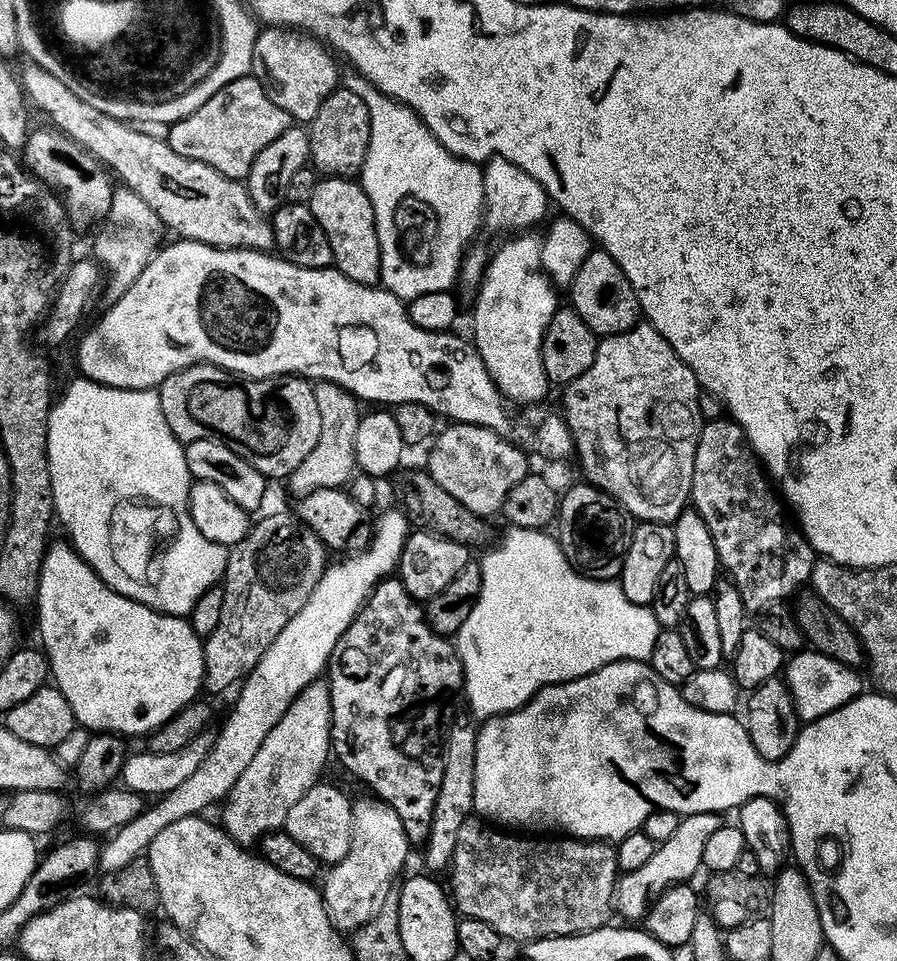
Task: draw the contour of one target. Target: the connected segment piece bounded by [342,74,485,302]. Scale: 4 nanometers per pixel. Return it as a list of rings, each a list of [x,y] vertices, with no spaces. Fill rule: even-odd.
[[[351,75],[345,80],[343,77],[343,87],[354,90],[354,94],[366,102],[366,110],[370,110],[370,146],[358,179],[370,198],[370,206],[374,206],[382,254],[380,284],[405,302],[422,294],[434,294],[434,290],[447,292],[452,283],[457,283],[466,249],[473,243],[476,231],[481,231],[485,219],[481,165],[450,154],[450,150],[430,134],[418,113],[379,92],[366,77]],[[400,192],[424,196],[424,200],[436,204],[436,212],[444,216],[444,224],[440,224],[440,248],[436,248],[436,260],[432,260],[428,268],[412,268],[412,264],[404,264],[400,252],[396,252],[396,240],[392,240],[392,204],[400,200]]]

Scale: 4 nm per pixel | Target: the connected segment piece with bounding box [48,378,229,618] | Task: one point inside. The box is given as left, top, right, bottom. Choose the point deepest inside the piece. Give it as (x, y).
(104, 443)

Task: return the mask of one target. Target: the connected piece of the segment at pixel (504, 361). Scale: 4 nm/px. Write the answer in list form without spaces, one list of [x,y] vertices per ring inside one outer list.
[[[521,231],[509,235],[496,248],[496,253],[487,257],[480,285],[475,289],[476,305],[472,308],[472,336],[478,354],[496,383],[496,389],[504,395],[505,401],[513,405],[536,406],[550,389],[550,381],[546,374],[546,366],[542,366],[542,338],[546,334],[546,326],[550,326],[550,318],[554,318],[558,307],[556,301],[557,285],[548,278],[542,266],[543,239],[535,236],[535,231]]]

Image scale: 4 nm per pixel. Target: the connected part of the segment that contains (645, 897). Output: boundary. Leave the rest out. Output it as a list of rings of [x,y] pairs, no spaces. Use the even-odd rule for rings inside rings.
[[[690,812],[681,815],[678,830],[670,838],[659,841],[653,856],[638,870],[625,872],[616,881],[614,908],[625,916],[625,921],[640,922],[647,914],[652,903],[657,900],[671,884],[691,881],[692,875],[702,868],[702,850],[714,830],[722,827],[722,816],[718,812]]]

